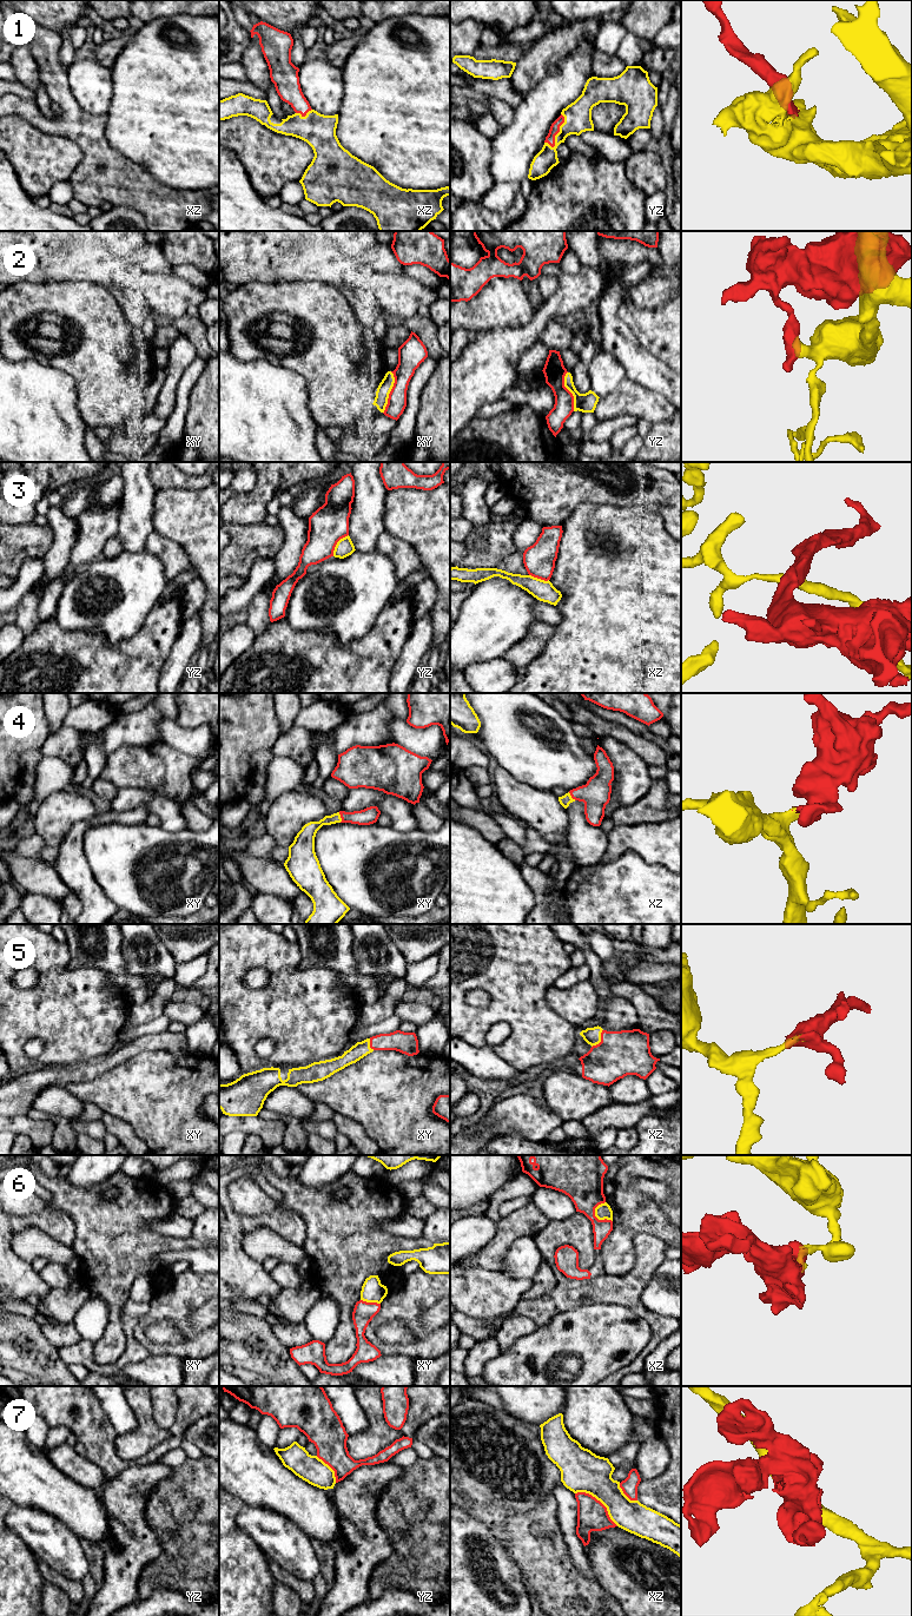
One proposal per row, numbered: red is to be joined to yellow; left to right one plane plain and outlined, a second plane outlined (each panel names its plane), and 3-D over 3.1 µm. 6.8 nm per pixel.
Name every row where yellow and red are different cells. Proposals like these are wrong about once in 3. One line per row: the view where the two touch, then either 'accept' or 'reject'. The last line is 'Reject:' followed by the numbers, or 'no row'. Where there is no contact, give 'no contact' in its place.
1: meets yellow in yz; accept
2: meets yellow in xy; reject
3: meets yellow in yz; reject
4: meets yellow in xy; accept
5: meets yellow in xz; accept
6: meets yellow in xz; reject
7: meets yellow in xz; reject
Reject: 2, 3, 6, 7

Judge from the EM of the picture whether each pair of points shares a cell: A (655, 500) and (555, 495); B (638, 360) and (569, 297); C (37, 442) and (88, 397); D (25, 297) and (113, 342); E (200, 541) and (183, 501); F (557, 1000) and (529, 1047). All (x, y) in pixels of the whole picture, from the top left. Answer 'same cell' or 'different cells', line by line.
A: same cell
B: different cells
C: different cells
D: same cell
E: same cell
F: different cells

